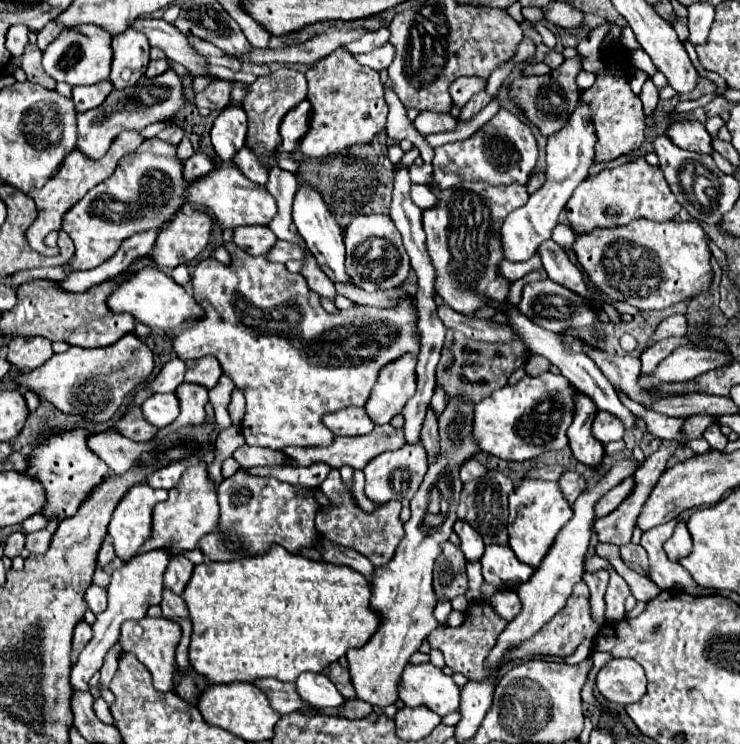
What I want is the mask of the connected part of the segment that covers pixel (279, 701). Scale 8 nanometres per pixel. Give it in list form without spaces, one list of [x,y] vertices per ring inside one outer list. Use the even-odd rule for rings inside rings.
[[[259,678],[253,682],[271,702],[271,708],[279,714],[291,714],[307,704],[301,704],[295,694],[295,684],[291,682],[279,682],[275,678]]]

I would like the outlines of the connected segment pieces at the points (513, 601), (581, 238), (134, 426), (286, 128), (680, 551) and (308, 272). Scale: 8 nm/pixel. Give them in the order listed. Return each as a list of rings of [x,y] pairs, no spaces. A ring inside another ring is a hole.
[[[503,590],[503,592],[497,592],[493,594],[491,598],[487,598],[487,602],[491,604],[491,608],[505,620],[505,622],[511,622],[519,610],[521,610],[521,602],[515,594],[515,590]]]
[[[639,218],[627,226],[579,234],[573,250],[599,290],[641,310],[661,310],[711,290],[709,236],[695,220],[655,222]]]
[[[135,406],[129,414],[125,414],[117,426],[115,426],[117,432],[121,432],[123,436],[135,440],[135,442],[147,442],[151,440],[155,434],[157,434],[157,426],[149,424],[145,418],[143,418],[143,412],[139,406]]]
[[[307,100],[301,102],[301,104],[297,104],[295,108],[291,108],[285,114],[285,118],[281,122],[281,128],[279,128],[283,142],[279,144],[277,154],[283,154],[283,152],[291,154],[291,152],[297,150],[301,138],[309,130],[309,118],[311,118],[311,104]]]
[[[677,522],[673,536],[665,542],[665,552],[671,562],[679,562],[681,558],[691,554],[691,534],[685,526],[685,522]]]
[[[311,254],[305,258],[305,266],[303,266],[301,274],[307,278],[307,282],[309,282],[311,290],[315,290],[317,294],[321,294],[321,296],[329,298],[331,302],[335,300],[335,296],[337,296],[335,284],[333,284],[333,282],[323,274],[323,270],[319,270],[319,268],[317,268],[317,262],[315,262],[315,258],[313,258]]]

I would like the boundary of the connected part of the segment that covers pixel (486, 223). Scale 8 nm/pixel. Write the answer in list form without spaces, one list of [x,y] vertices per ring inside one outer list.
[[[431,176],[429,180],[429,190],[437,196],[437,204],[433,208],[423,210],[423,228],[427,234],[427,252],[431,258],[431,264],[437,272],[435,276],[435,290],[437,294],[445,300],[447,306],[451,306],[455,312],[475,318],[477,310],[487,306],[487,302],[503,302],[507,300],[511,280],[503,278],[499,272],[499,264],[505,258],[503,256],[503,246],[501,246],[501,222],[511,214],[515,208],[523,206],[529,198],[525,186],[521,184],[509,184],[509,186],[493,186],[485,182],[463,182],[455,188],[439,188],[435,186],[435,180]]]

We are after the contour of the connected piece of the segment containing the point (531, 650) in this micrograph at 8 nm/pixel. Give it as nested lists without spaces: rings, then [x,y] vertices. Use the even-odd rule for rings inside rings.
[[[581,580],[573,594],[567,600],[567,606],[547,624],[543,626],[543,630],[539,630],[539,634],[535,634],[535,638],[531,638],[531,642],[527,642],[527,646],[519,646],[519,650],[515,650],[515,658],[523,658],[527,654],[551,654],[551,656],[571,656],[577,646],[583,640],[591,640],[595,642],[599,638],[599,632],[603,628],[603,624],[599,624],[593,614],[591,614],[591,602],[589,602],[589,588],[587,584]]]

